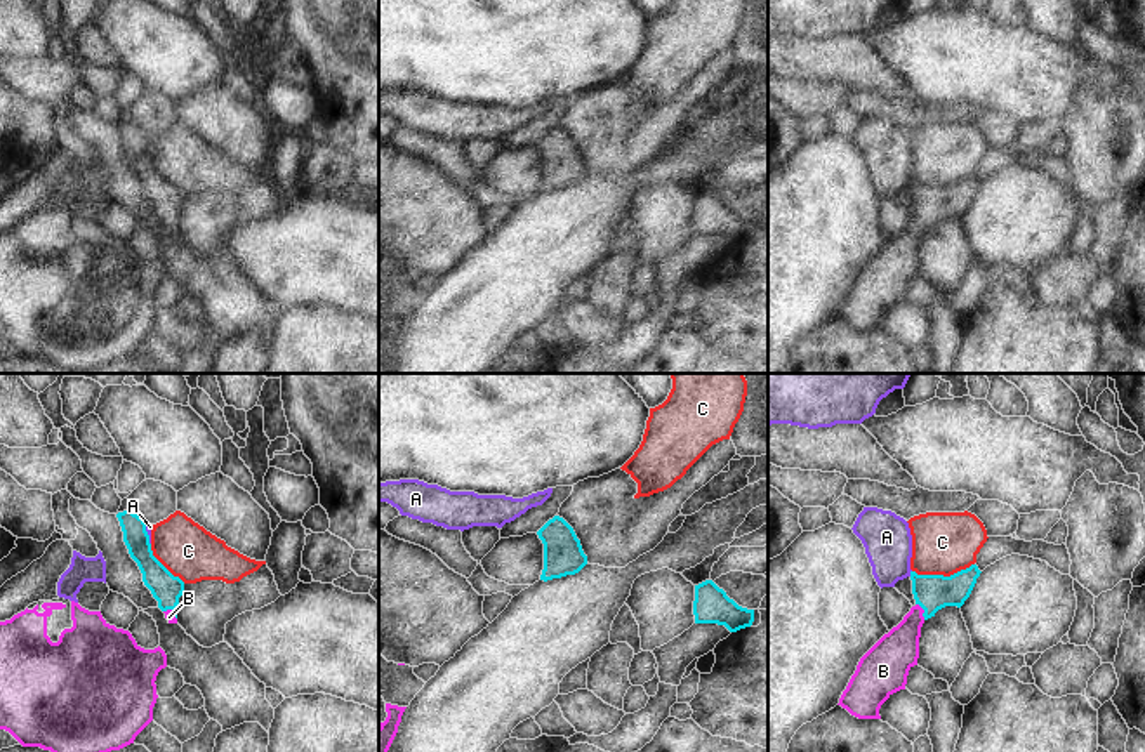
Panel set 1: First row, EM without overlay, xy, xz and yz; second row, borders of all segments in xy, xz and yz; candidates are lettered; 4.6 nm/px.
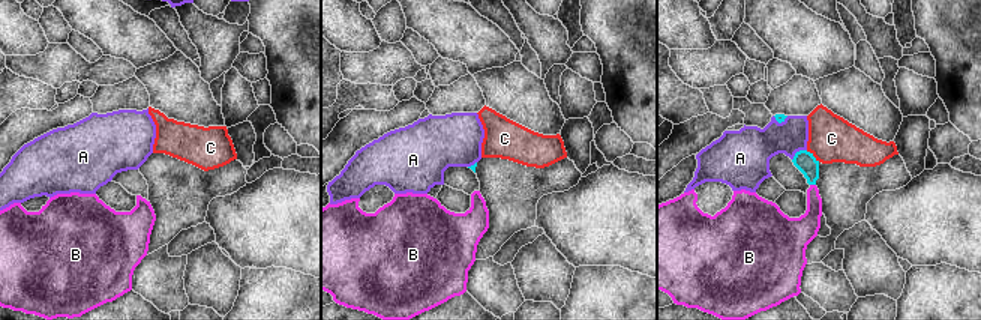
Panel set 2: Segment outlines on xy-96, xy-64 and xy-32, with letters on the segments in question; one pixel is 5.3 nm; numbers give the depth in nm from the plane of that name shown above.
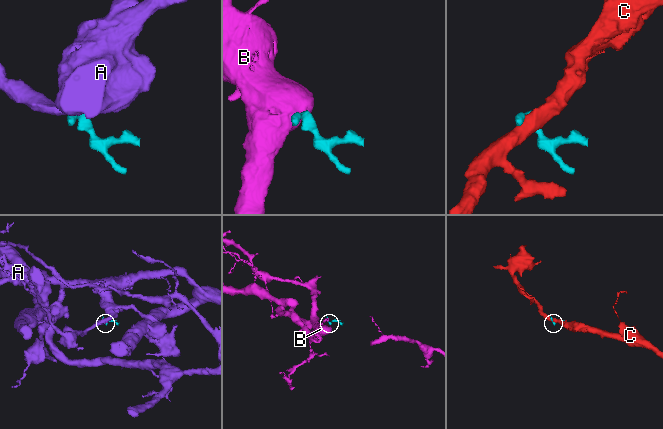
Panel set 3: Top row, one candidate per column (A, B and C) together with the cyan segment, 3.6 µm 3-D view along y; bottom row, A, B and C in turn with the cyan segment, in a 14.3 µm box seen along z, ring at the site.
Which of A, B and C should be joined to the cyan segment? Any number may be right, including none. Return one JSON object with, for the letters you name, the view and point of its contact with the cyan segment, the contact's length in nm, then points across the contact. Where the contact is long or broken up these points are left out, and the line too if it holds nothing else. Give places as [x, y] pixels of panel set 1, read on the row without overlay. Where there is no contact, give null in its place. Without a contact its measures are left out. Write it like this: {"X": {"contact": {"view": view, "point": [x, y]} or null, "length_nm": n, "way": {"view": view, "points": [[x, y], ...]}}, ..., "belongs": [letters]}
{"B": {"contact": {"view": "yz", "point": [925, 223]}, "length_nm": 90, "way": {"view": "yz", "points": [[932, 204], [925, 223], [909, 238], [893, 266]]}}, "belongs": ["B"]}

